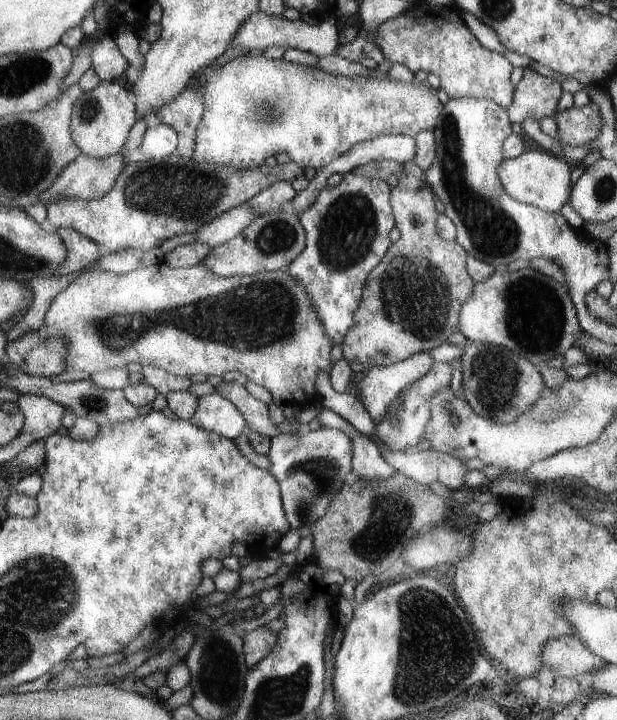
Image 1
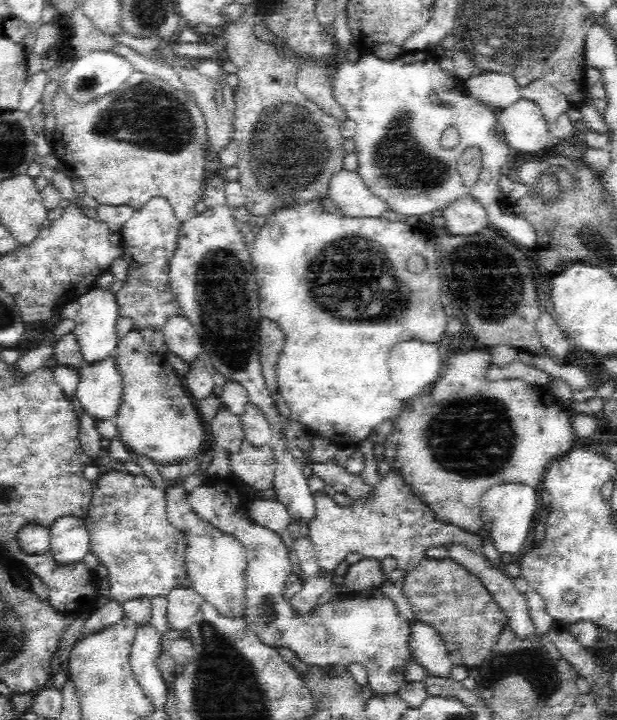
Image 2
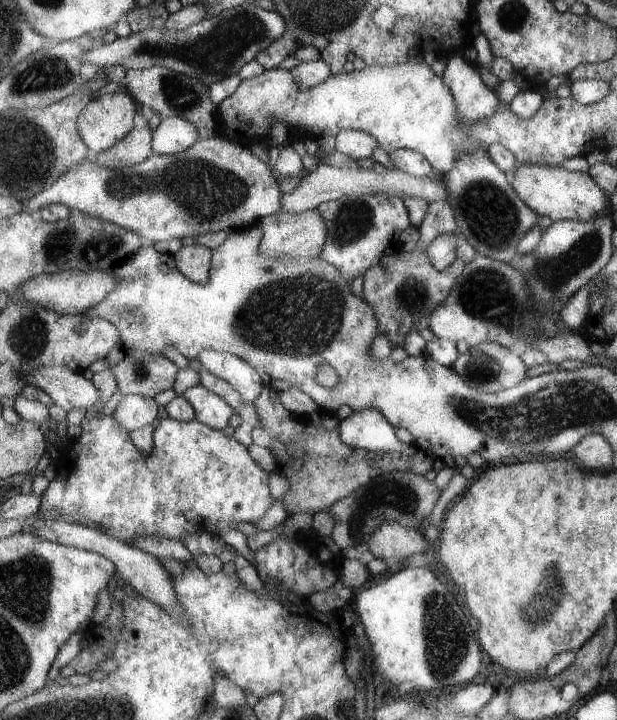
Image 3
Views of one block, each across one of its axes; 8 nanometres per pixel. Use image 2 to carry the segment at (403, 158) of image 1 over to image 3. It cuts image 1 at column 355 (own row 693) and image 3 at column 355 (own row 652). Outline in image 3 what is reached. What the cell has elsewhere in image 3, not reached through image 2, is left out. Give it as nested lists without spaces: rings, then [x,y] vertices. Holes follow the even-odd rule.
[[[345,130],[335,138],[335,150],[351,156],[355,162],[363,158],[371,158],[379,148],[381,148],[381,142],[367,132]]]

